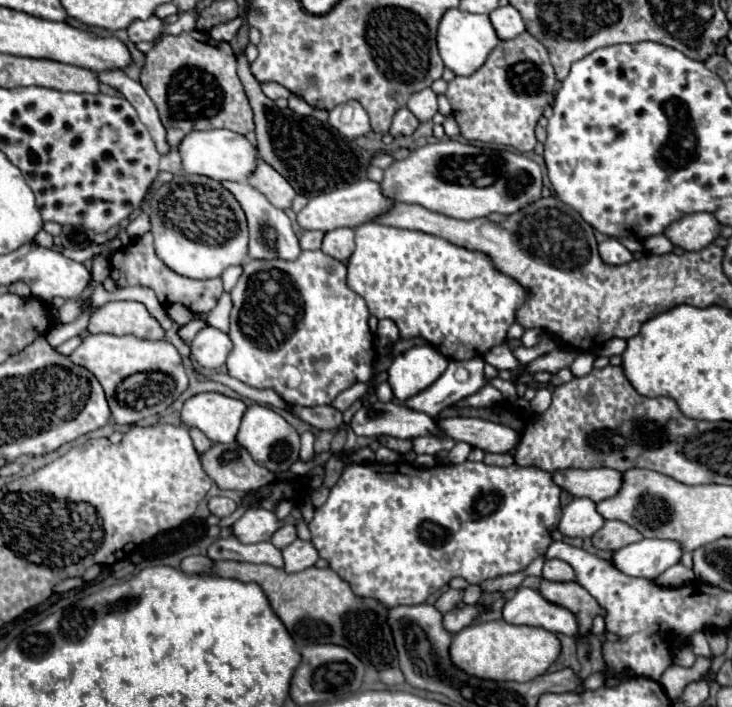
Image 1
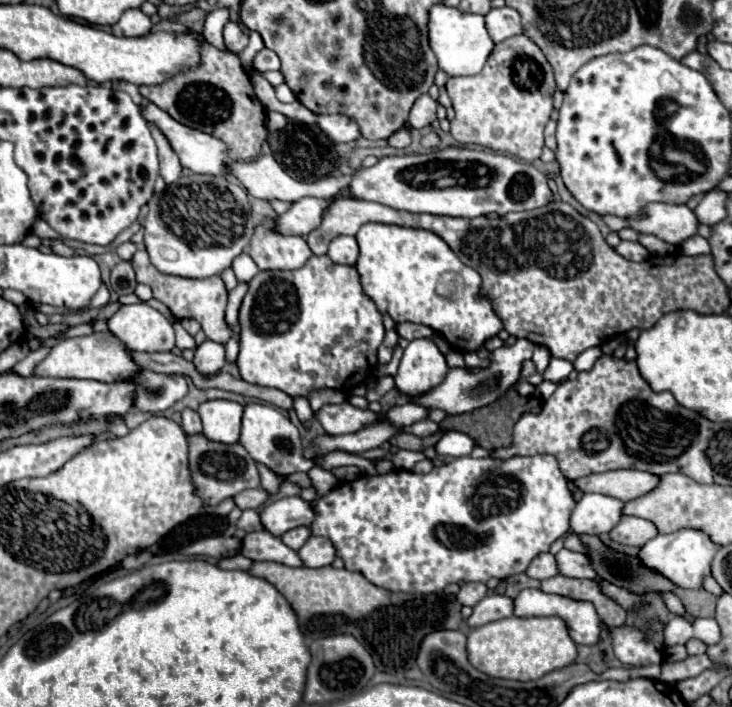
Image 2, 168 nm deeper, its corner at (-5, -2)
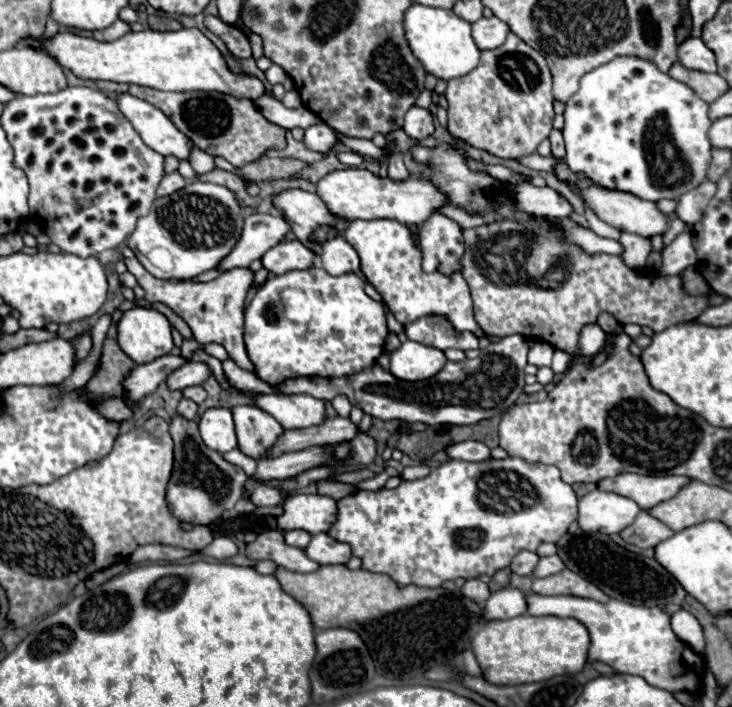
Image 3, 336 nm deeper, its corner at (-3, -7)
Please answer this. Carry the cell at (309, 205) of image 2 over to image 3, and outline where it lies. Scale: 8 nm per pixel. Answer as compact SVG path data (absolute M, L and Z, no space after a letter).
M252 213L244 219L244 229L234 245L234 249L218 263L220 271L230 271L236 267L248 267L252 261L260 259L270 247L278 245L288 233L288 223L278 215Z

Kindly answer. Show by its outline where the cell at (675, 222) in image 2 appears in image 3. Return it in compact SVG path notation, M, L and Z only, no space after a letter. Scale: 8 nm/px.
M556 159L556 165L552 169L552 173L556 175L558 181L562 181L564 185L570 185L570 187L576 187L580 193L582 193L582 199L584 203L608 225L620 229L620 231L628 231L628 233L638 233L638 235L644 235L644 237L652 237L652 235L662 235L666 233L668 229L668 217L664 213L660 213L656 209L656 205L652 201L644 201L632 193L626 193L626 191L616 191L616 189L606 189L606 187L600 187L600 185L594 185L586 175L580 175L580 173L574 173L564 159Z

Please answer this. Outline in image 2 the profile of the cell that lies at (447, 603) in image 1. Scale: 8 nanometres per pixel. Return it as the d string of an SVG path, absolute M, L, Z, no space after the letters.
M468 582L460 588L460 592L456 594L456 600L460 604L466 604L466 606L474 606L478 604L484 596L488 594L486 590L486 584L480 584L480 582Z

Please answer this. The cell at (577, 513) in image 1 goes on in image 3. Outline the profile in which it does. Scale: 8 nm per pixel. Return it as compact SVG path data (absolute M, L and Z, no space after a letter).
M600 489L584 495L580 499L578 509L580 509L578 525L584 531L600 531L604 535L620 533L640 513L636 501Z

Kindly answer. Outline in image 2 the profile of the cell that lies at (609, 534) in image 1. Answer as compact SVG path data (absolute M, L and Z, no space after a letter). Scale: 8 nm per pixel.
M622 516L622 520L610 530L610 538L618 544L626 546L644 546L648 540L656 536L656 526L642 518Z

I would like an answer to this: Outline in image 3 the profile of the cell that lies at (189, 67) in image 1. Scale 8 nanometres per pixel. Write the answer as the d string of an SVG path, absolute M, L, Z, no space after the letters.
M130 85L128 93L158 107L198 149L206 151L208 155L220 155L234 167L242 167L266 155L270 149L286 147L286 129L272 121L266 121L266 117L248 99L236 99L214 91L166 93L140 85Z

